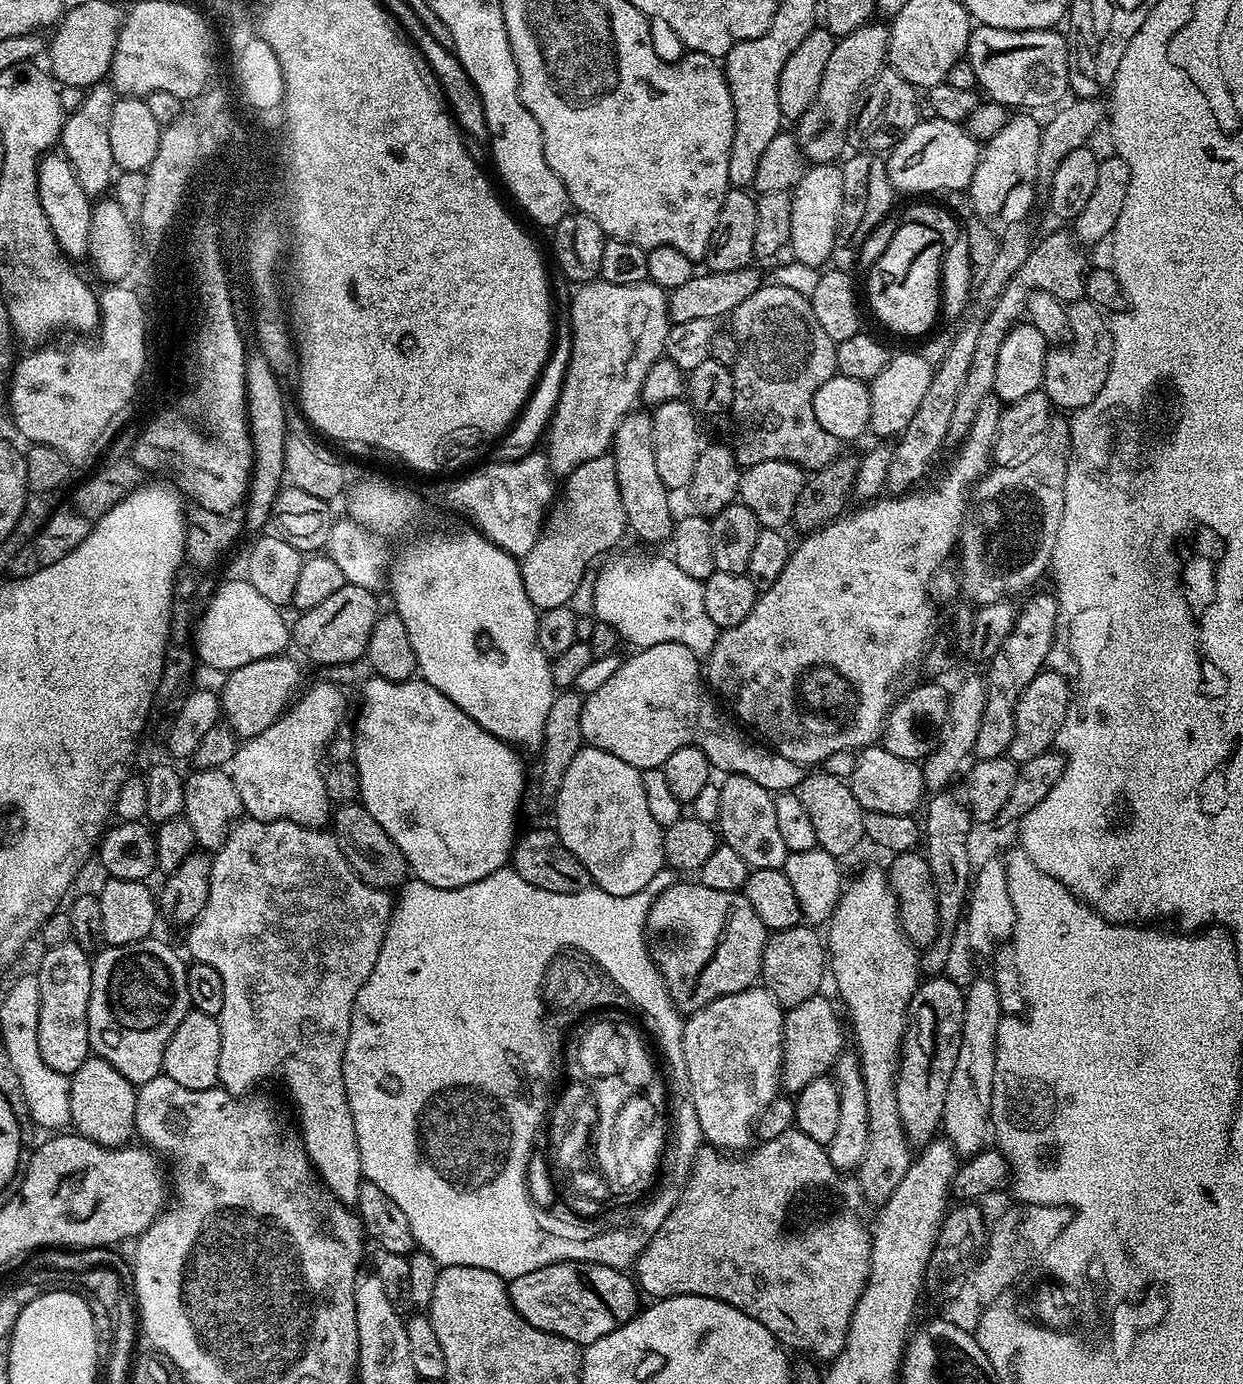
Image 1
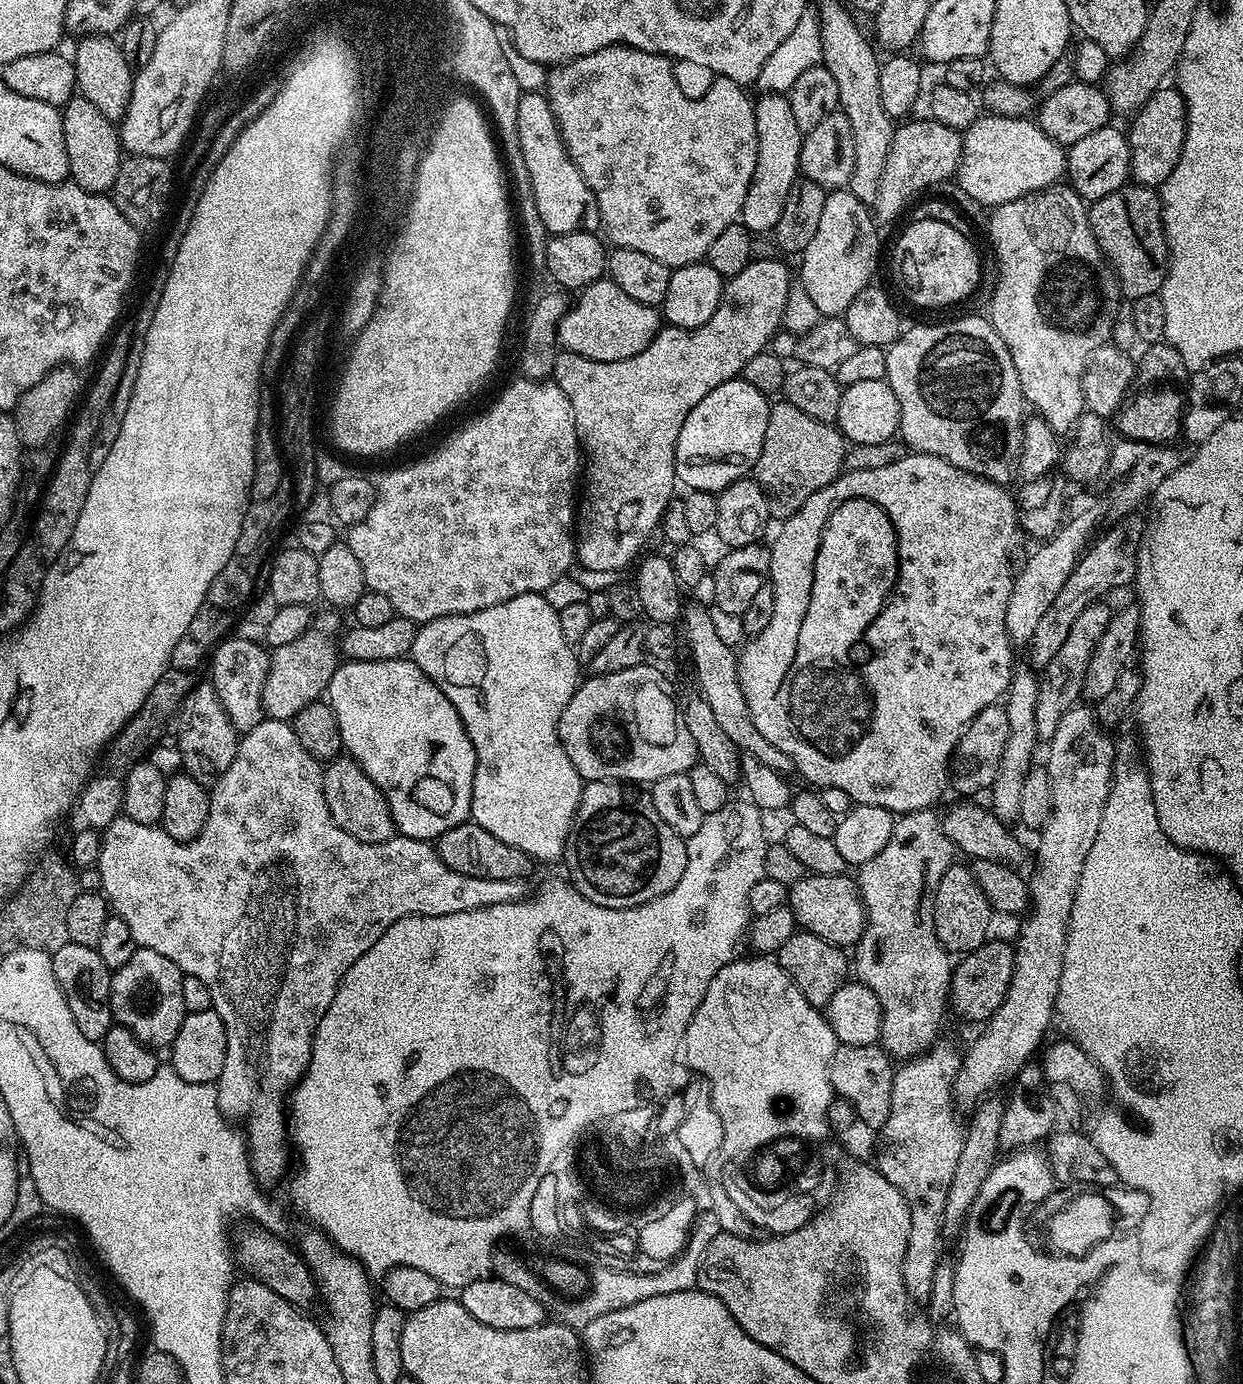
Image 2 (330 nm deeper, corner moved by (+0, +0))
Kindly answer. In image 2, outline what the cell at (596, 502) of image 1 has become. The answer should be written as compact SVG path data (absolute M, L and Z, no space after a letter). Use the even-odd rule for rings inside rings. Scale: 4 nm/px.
M753 258L737 276L727 277L718 310L714 310L710 322L702 326L661 327L642 354L634 354L634 358L622 358L618 362L594 362L566 351L557 355L551 379L560 387L562 394L570 398L574 426L586 457L588 485L582 488L574 529L576 560L580 566L619 573L645 551L644 543L651 538L652 531L655 533L659 529L664 511L674 499L672 491L678 488L676 447L686 414L690 414L690 410L694 410L694 406L698 406L714 386L737 379L746 362L771 345L772 337L781 331L788 291L792 287L793 273L792 276L788 273L780 258Z

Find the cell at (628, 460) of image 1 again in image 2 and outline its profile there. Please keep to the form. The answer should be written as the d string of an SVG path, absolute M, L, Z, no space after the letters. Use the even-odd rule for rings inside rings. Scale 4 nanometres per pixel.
M685 603L682 608L682 625L684 624L682 638L683 641L685 638L688 642L688 650L692 654L692 666L696 670L696 684L700 687L697 688L698 695L709 704L714 719L720 723L722 730L730 737L730 742L734 742L734 746L740 749L743 755L758 758L758 762L770 766L770 770L775 772L781 774L791 773L793 771L792 760L786 754L782 754L782 750L778 750L778 746L770 746L770 742L766 742L766 738L762 738L762 734L758 734L758 726L754 726L754 718L750 718L750 710L746 706L746 694L742 694L737 653L734 651L733 645L722 642L722 637L718 635L718 629L714 627L714 618L709 605L705 604Z

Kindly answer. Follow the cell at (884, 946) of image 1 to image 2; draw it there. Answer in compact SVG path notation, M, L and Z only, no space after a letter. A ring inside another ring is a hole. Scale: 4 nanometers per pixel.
M925 810L922 812L905 812L895 821L893 832L890 834L890 840L882 850L875 854L874 858L870 859L865 864L858 868L858 883L860 885L860 897L864 903L864 914L866 923L864 926L864 933L862 938L854 946L854 953L856 952L856 960L854 956L854 976L859 983L870 986L870 990L874 990L874 994L880 1003L882 1010L882 1026L880 1027L879 1043L882 1045L888 1056L897 1058L897 1056L904 1056L900 1058L919 1058L937 1043L940 1032L940 1023L944 1020L944 1011L947 1013L950 1008L950 993L952 990L952 970L954 967L954 960L947 949L944 948L942 942L938 940L938 934L935 933L934 914L932 907L934 906L935 891L938 890L938 884L942 881L942 876L946 870L954 863L954 847L947 837L947 834L941 828L941 817L935 816L935 811Z

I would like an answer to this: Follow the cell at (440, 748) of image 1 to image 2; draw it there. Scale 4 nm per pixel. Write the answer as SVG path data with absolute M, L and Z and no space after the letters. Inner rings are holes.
M411 658L387 660L386 662L362 662L361 660L341 662L336 665L334 678L330 678L328 683L326 700L327 703L331 704L334 714L338 718L338 730L342 734L342 742L347 755L360 763L362 770L366 770L366 774L374 782L374 786L378 786L378 790L382 790L382 794L388 799L388 805L392 811L396 831L399 835L408 836L412 840L432 842L442 834L446 834L446 830L465 823L471 817L472 783L476 773L476 751L466 734L462 718L458 714L456 707L450 702L450 698L446 698L446 694L442 694L439 686Z

